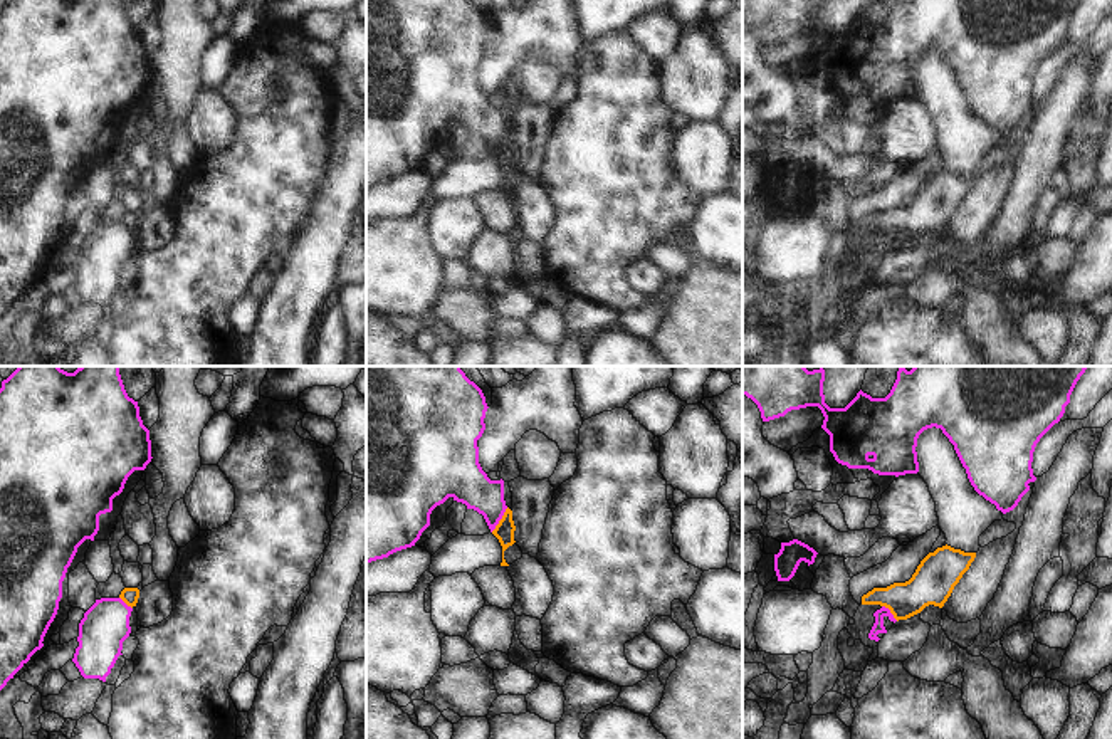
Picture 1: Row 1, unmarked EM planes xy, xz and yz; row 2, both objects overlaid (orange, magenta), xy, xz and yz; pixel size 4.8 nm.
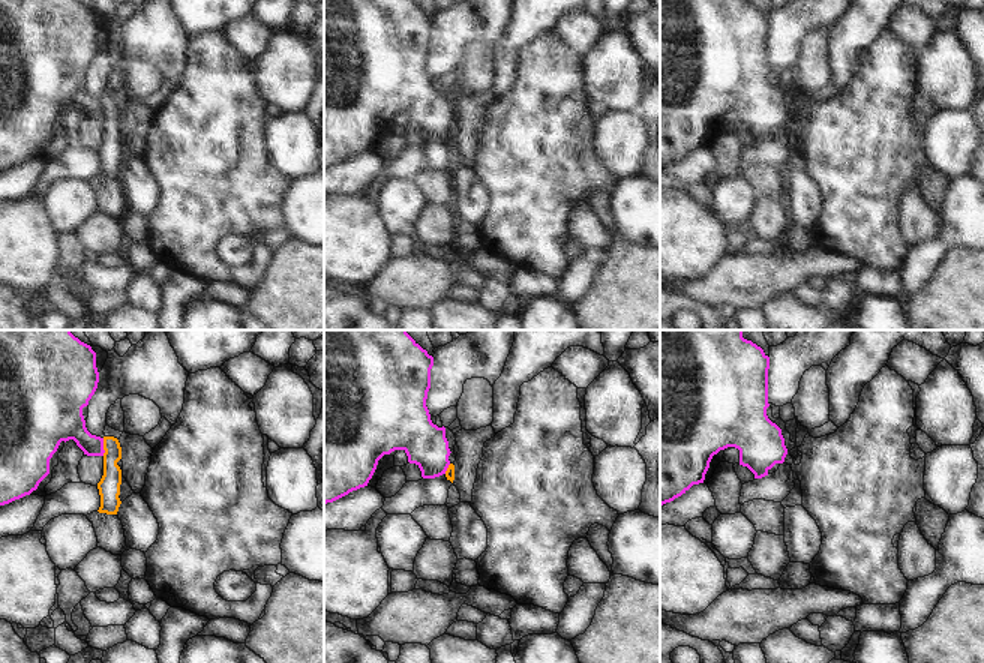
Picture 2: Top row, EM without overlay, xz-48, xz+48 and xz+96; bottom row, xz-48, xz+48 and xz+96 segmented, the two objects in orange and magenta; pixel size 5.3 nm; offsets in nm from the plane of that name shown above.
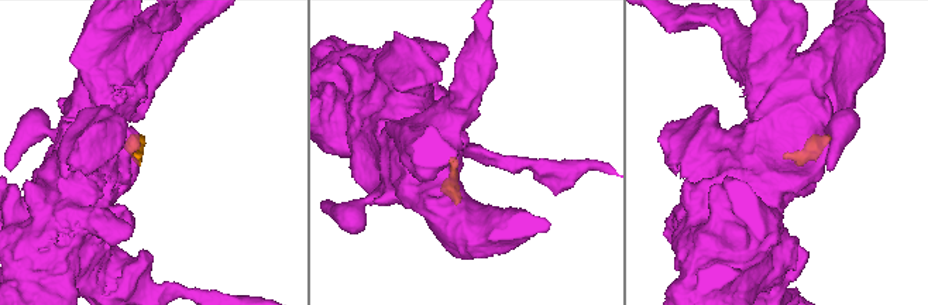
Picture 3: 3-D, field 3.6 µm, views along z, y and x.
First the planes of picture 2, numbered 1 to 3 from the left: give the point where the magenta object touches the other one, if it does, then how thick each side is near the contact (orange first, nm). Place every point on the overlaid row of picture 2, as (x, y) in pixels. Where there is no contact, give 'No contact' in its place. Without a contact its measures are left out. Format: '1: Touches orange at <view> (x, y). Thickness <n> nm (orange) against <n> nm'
1: Touches orange at xz-48 (104, 447). Thickness 120 nm (orange) against 200 nm
2: Touches orange at xz+48 (447, 468). Thickness 50 nm (orange) against 220 nm
3: No contact

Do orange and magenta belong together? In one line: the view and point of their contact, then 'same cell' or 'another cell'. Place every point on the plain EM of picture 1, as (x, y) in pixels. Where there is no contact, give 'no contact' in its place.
xz (501, 143) | another cell

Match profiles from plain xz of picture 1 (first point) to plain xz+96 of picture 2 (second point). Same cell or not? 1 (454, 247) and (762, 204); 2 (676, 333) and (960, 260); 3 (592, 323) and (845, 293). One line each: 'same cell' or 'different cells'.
1: different cells
2: same cell
3: different cells

